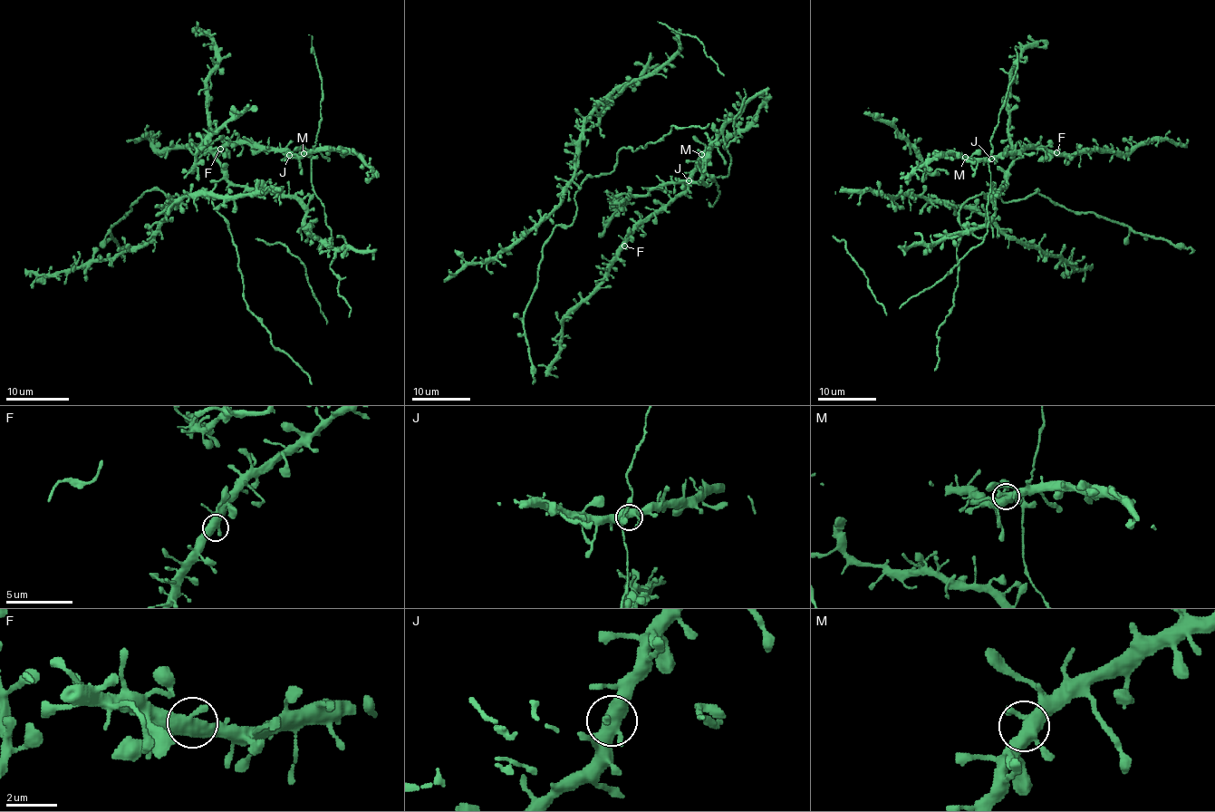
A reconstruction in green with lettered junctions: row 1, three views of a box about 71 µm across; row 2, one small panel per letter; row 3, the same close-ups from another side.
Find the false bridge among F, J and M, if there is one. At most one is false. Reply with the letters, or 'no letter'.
no letter

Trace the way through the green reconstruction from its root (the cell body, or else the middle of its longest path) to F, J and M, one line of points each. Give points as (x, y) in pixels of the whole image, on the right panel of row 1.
F: (994, 192), (1006, 188), (1006, 171), (1013, 163), (1014, 145), (1028, 140), (1035, 147), (1045, 147), (1056, 152)
J: (994, 192), (1006, 188), (1013, 147), (1021, 140), (1033, 145), (1004, 151), (991, 159)
M: (994, 192), (1006, 188), (1013, 147), (1021, 140), (1033, 145), (1004, 151), (998, 157), (965, 157)

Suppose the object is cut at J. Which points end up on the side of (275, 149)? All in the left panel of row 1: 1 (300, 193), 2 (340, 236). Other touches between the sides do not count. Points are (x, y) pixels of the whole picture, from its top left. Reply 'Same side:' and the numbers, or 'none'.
Same side: 1, 2

